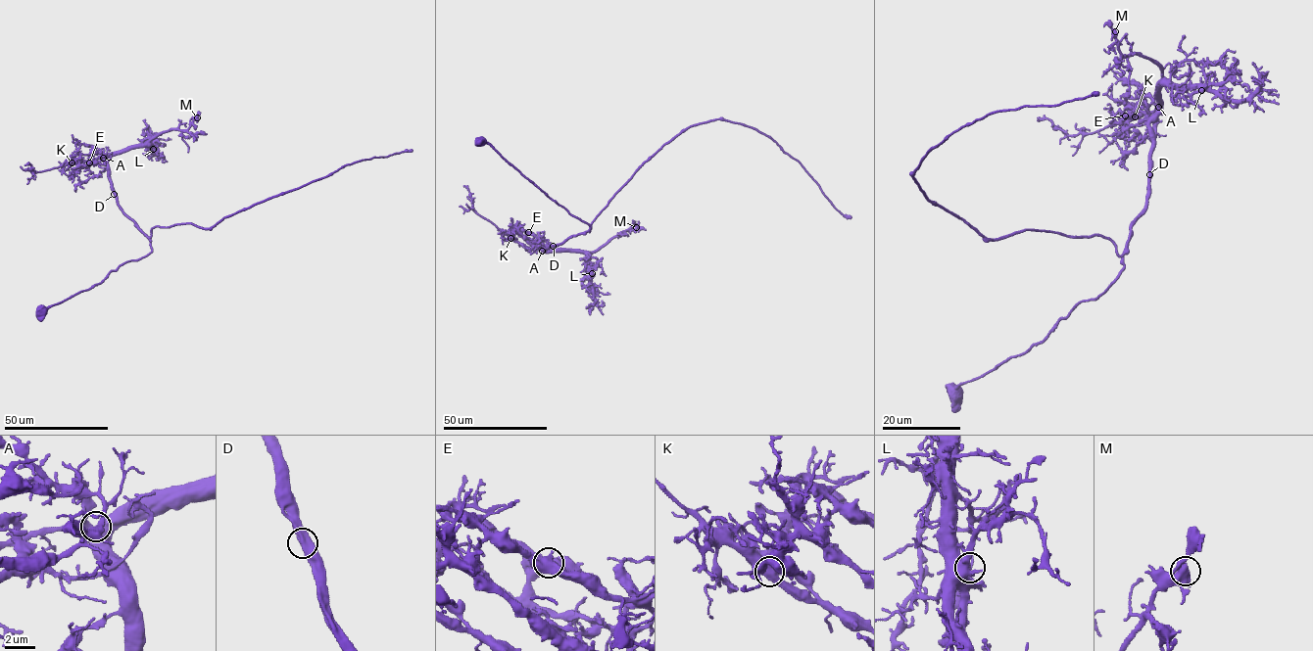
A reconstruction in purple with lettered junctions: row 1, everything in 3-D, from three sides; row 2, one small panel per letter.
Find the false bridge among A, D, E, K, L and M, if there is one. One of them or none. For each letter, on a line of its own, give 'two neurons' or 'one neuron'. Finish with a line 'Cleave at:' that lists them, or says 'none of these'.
A: one neuron
D: one neuron
E: one neuron
K: one neuron
L: one neuron
M: one neuron
Cleave at: none of these

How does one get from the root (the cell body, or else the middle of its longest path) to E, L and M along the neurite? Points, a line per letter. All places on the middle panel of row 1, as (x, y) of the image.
E: (480, 142), (487, 142), (551, 198), (590, 226), (589, 232), (543, 250), (543, 240), (528, 232)
L: (480, 142), (487, 142), (551, 198), (590, 226), (589, 232), (547, 246), (544, 251), (584, 252), (592, 273)
M: (480, 142), (487, 142), (551, 198), (590, 226), (589, 232), (547, 246), (545, 252), (594, 252), (636, 227)

